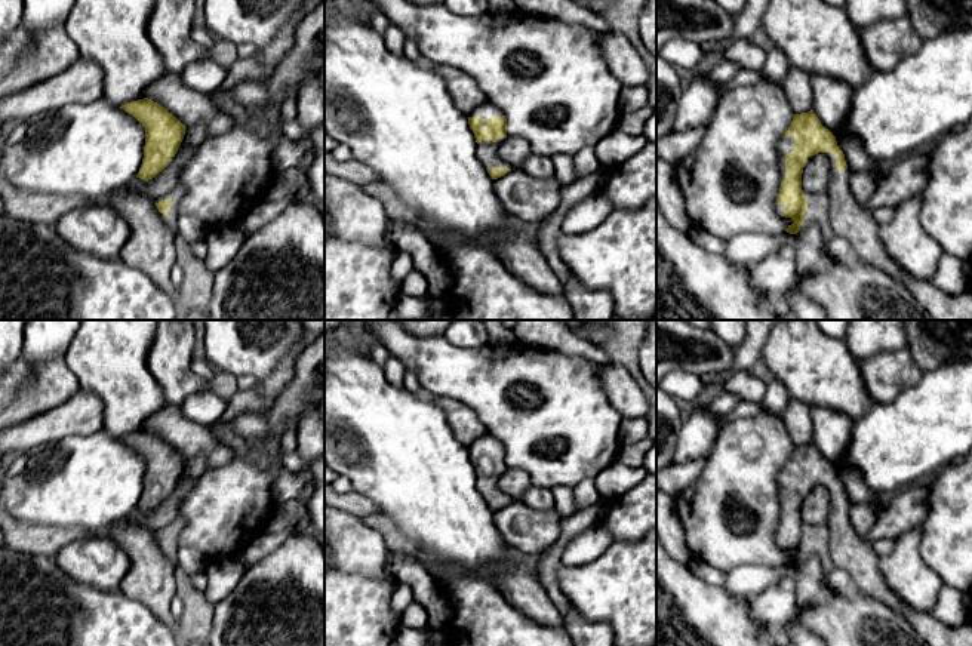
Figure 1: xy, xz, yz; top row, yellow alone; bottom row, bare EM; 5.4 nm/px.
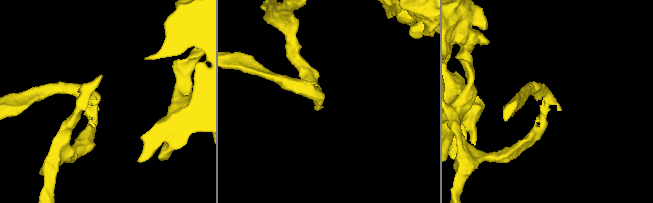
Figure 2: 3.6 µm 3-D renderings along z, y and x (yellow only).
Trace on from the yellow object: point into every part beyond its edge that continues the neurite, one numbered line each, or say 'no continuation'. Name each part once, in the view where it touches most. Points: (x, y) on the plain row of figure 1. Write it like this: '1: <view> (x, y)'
1: yz (786, 477)

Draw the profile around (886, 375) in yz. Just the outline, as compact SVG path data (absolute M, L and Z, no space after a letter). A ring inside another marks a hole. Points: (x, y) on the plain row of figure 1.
M907 348L883 351L859 363L859 373L876 404L895 400L905 388L914 387L922 370Z

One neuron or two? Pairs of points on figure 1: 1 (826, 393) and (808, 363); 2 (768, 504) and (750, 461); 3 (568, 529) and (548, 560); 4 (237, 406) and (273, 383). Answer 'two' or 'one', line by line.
1: one
2: one
3: one
4: one

